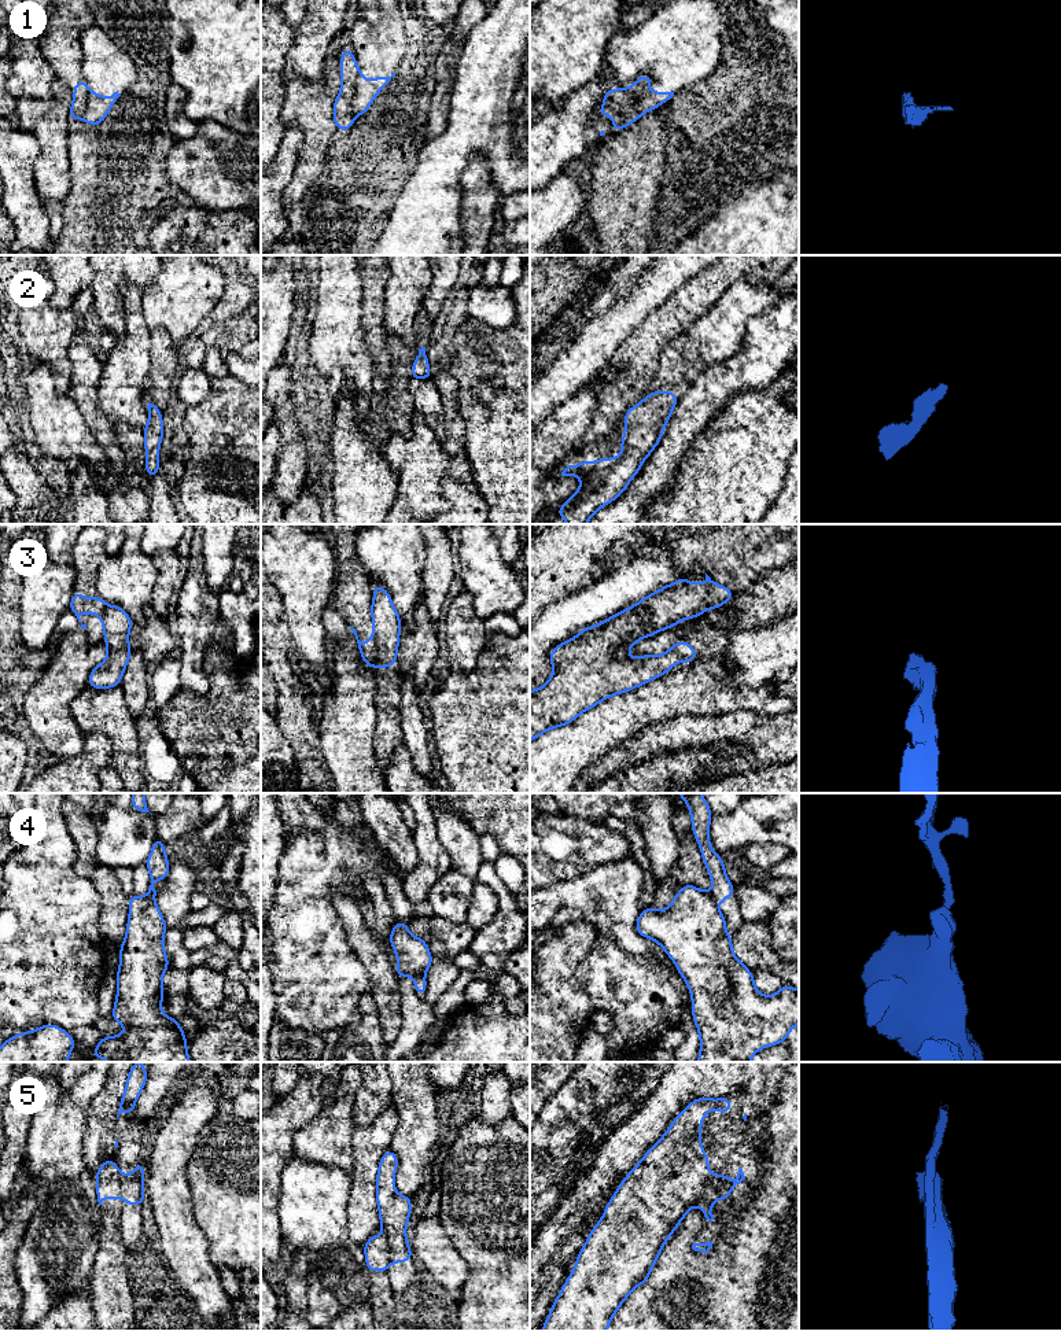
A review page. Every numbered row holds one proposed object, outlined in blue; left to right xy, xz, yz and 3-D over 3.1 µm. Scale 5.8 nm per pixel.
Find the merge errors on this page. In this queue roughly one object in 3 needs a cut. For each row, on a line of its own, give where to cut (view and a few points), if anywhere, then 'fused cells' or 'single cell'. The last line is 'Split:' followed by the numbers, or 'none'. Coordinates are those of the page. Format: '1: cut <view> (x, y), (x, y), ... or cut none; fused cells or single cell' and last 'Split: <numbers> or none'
1: cut xz (358, 70), (350, 111); fused cells
2: cut none; single cell
3: cut yz (627, 608), (641, 612), (644, 630), (660, 630); fused cells
4: cut yz (710, 893), (715, 903); fused cells
5: cut xy (117, 1168), (120, 1197); fused cells
Split: 1, 3, 4, 5

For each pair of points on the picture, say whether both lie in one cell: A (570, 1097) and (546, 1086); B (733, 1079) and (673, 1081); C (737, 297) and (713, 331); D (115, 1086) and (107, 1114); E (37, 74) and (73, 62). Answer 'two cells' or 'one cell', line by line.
A: two cells
B: one cell
C: one cell
D: one cell
E: two cells

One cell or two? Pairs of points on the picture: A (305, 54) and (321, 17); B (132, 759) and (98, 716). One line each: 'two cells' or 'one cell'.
A: one cell
B: one cell

